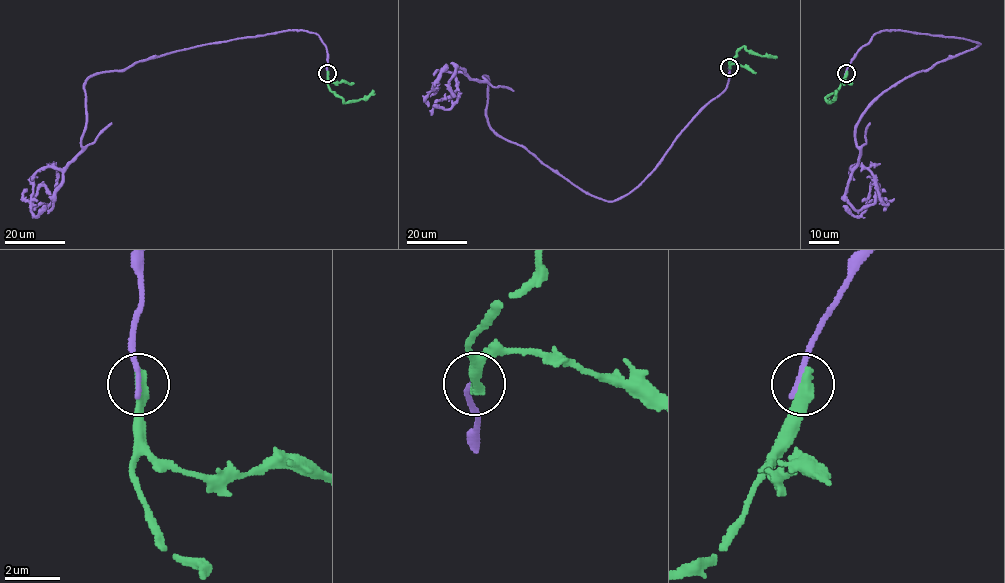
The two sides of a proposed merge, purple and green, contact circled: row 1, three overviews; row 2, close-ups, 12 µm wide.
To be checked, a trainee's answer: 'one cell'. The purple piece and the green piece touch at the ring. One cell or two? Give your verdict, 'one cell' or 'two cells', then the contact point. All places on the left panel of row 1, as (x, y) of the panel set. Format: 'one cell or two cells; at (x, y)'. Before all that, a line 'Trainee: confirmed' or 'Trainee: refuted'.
Trainee: refuted
two cells; at (327, 73)

